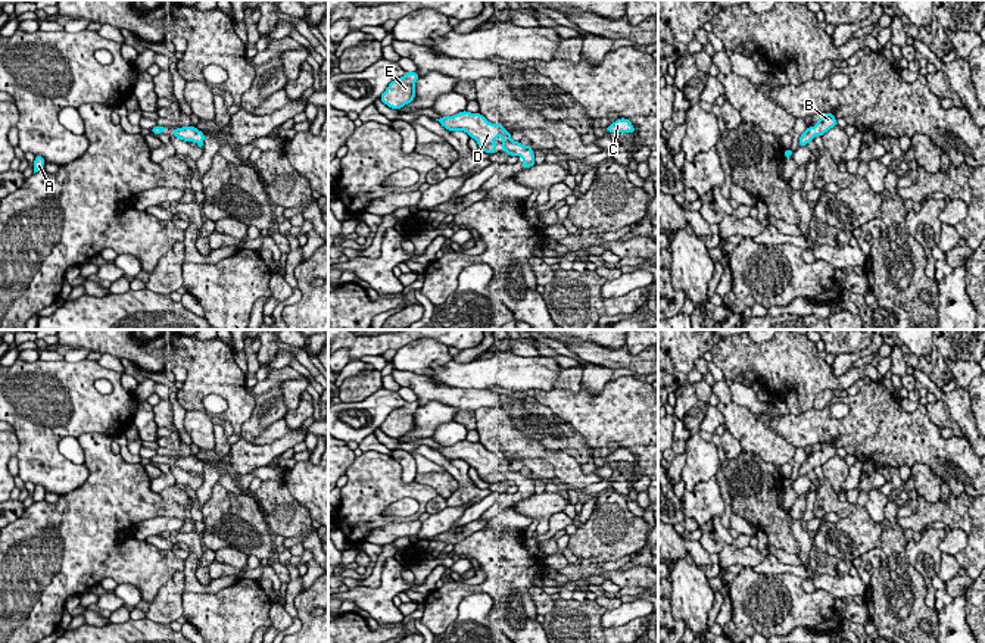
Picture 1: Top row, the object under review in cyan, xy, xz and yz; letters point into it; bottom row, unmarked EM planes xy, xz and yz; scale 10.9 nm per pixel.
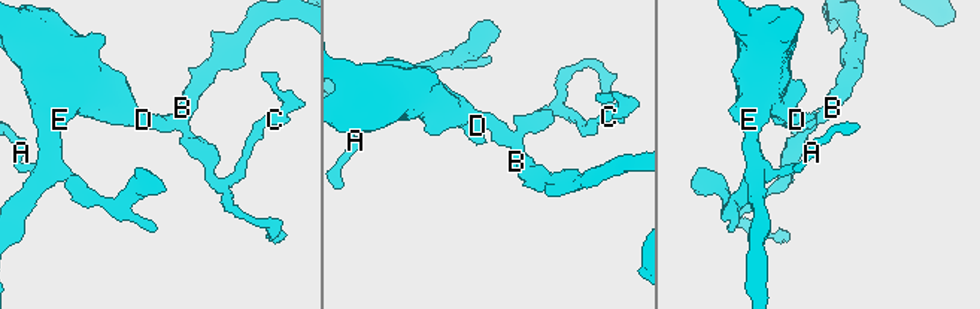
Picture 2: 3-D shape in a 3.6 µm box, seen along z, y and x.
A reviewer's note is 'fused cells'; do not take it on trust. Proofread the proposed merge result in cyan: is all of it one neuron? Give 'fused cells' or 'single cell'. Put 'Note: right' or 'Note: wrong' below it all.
single cell
Note: wrong

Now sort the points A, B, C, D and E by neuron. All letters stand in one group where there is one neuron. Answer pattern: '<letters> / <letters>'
A B C D E

